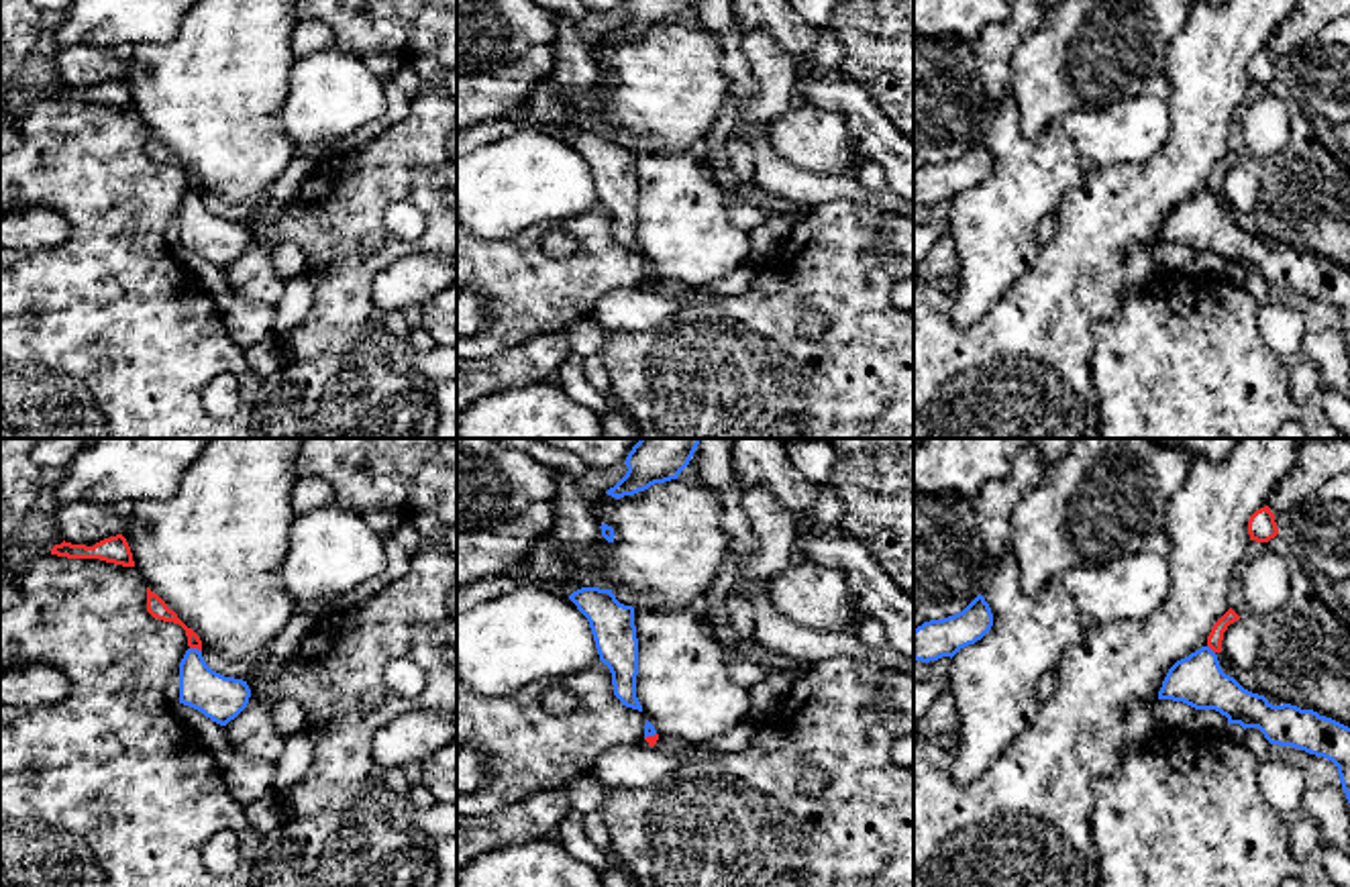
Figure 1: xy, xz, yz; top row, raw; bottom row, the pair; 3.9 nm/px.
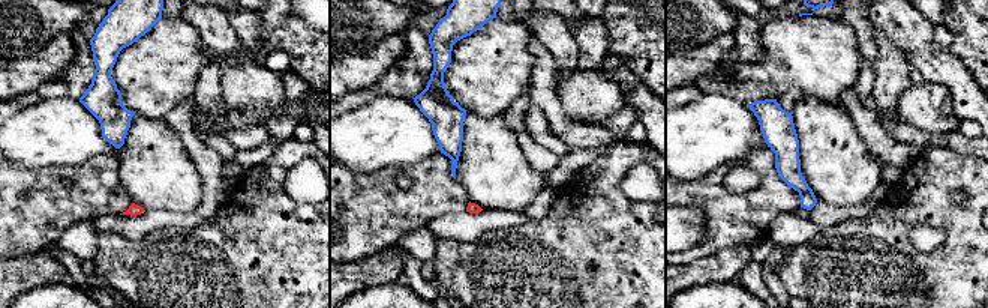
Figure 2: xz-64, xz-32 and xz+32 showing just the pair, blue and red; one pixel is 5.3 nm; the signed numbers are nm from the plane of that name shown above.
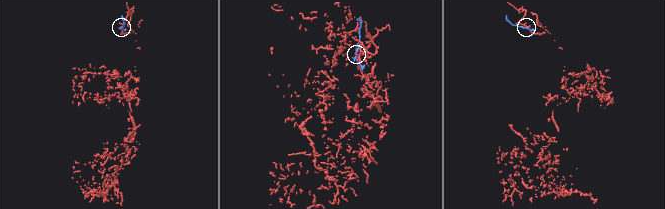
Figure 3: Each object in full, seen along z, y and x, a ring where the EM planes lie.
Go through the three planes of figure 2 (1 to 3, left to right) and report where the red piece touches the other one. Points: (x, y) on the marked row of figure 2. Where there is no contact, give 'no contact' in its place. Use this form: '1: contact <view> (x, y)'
1: no contact
2: no contact
3: no contact

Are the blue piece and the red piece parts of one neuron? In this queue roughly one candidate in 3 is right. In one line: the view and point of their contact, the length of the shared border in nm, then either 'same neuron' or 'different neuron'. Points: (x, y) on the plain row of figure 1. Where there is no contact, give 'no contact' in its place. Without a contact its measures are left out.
xy (196, 192) | 50 nm | different neuron

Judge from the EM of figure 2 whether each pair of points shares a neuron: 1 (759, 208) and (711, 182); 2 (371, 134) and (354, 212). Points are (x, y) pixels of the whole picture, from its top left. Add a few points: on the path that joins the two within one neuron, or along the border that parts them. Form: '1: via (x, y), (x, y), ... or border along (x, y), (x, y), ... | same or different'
1: via (747, 208), (735, 208), (721, 194) | same
2: border along (345, 166), (353, 172), (398, 167) | different

